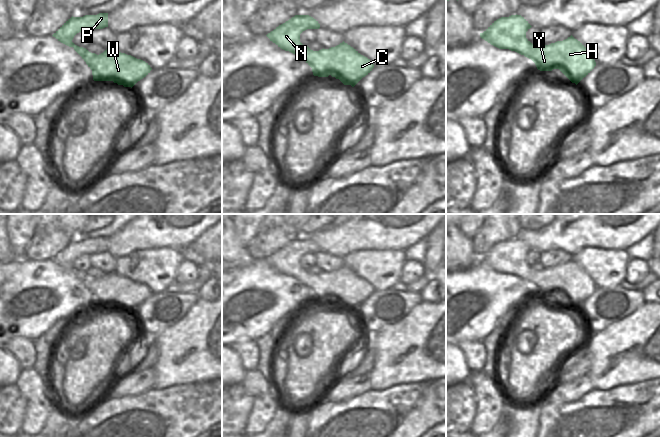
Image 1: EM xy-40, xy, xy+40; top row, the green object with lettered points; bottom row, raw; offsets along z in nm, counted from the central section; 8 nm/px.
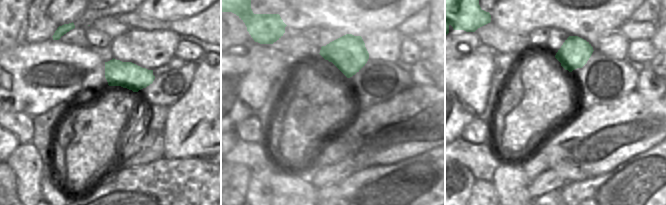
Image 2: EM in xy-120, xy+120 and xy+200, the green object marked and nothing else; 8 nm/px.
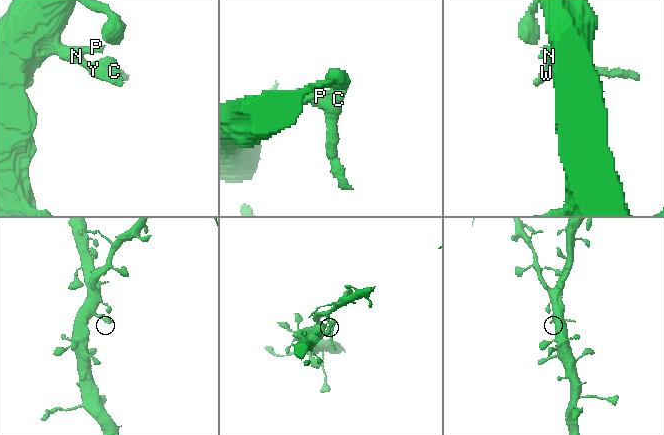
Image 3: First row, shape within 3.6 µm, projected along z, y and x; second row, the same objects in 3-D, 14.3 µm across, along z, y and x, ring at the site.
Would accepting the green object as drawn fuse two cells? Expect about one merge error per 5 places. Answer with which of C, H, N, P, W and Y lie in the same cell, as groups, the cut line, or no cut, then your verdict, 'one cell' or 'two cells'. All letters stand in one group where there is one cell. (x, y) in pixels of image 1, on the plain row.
groups C H W Y / N P; cut xy+40 (536, 271), (532, 276), (527, 276), (524, 279); two cells

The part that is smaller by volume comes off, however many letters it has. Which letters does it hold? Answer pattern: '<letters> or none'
C, H, W, Y

